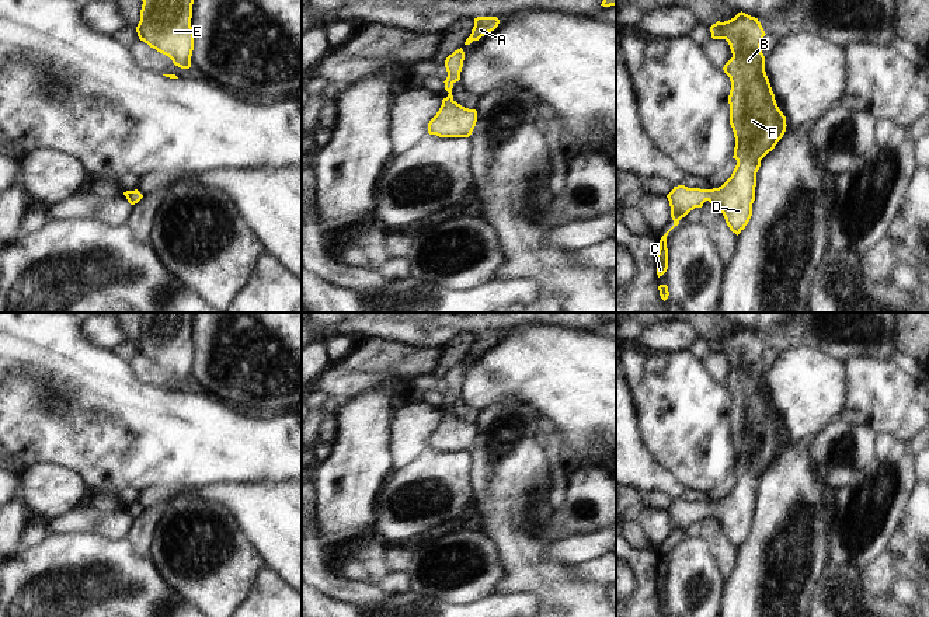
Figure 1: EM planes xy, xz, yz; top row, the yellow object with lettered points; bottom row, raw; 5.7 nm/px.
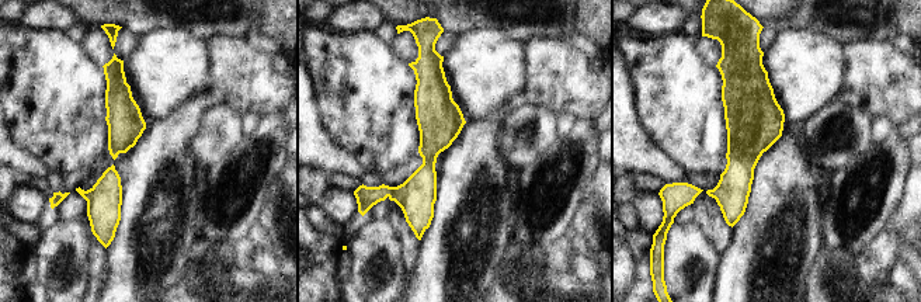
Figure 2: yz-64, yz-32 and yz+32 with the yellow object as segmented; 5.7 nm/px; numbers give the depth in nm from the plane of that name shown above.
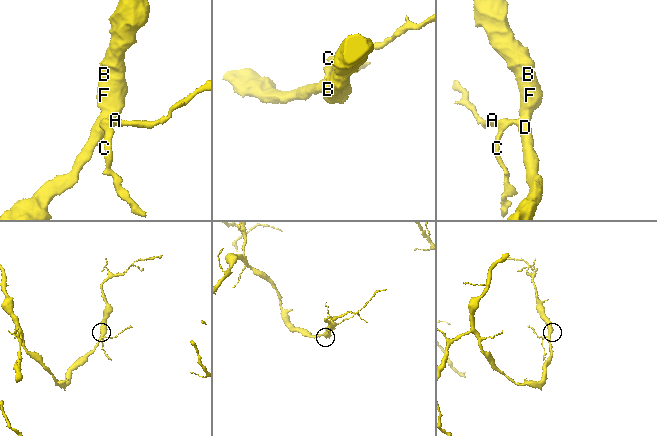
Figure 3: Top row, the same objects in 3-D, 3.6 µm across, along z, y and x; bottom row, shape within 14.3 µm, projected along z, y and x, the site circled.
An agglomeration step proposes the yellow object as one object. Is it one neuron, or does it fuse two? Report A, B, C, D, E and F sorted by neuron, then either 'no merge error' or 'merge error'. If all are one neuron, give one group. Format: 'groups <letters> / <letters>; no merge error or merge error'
groups A B C D E F; no merge error

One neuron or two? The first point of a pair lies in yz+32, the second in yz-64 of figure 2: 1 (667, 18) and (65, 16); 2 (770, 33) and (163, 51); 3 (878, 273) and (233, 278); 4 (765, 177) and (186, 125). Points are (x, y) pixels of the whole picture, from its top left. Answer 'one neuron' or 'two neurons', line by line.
1: one neuron
2: two neurons
3: two neurons
4: one neuron

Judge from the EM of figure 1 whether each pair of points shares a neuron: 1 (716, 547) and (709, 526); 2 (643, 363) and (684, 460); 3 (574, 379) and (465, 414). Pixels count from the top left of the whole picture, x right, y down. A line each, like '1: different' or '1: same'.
1: same
2: same
3: different

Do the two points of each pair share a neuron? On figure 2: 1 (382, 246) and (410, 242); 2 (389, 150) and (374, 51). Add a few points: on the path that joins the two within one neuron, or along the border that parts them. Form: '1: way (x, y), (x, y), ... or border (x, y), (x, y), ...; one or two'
1: border (385, 219), (400, 239), (405, 276); two
2: way (376, 125), (374, 120), (374, 76); one

